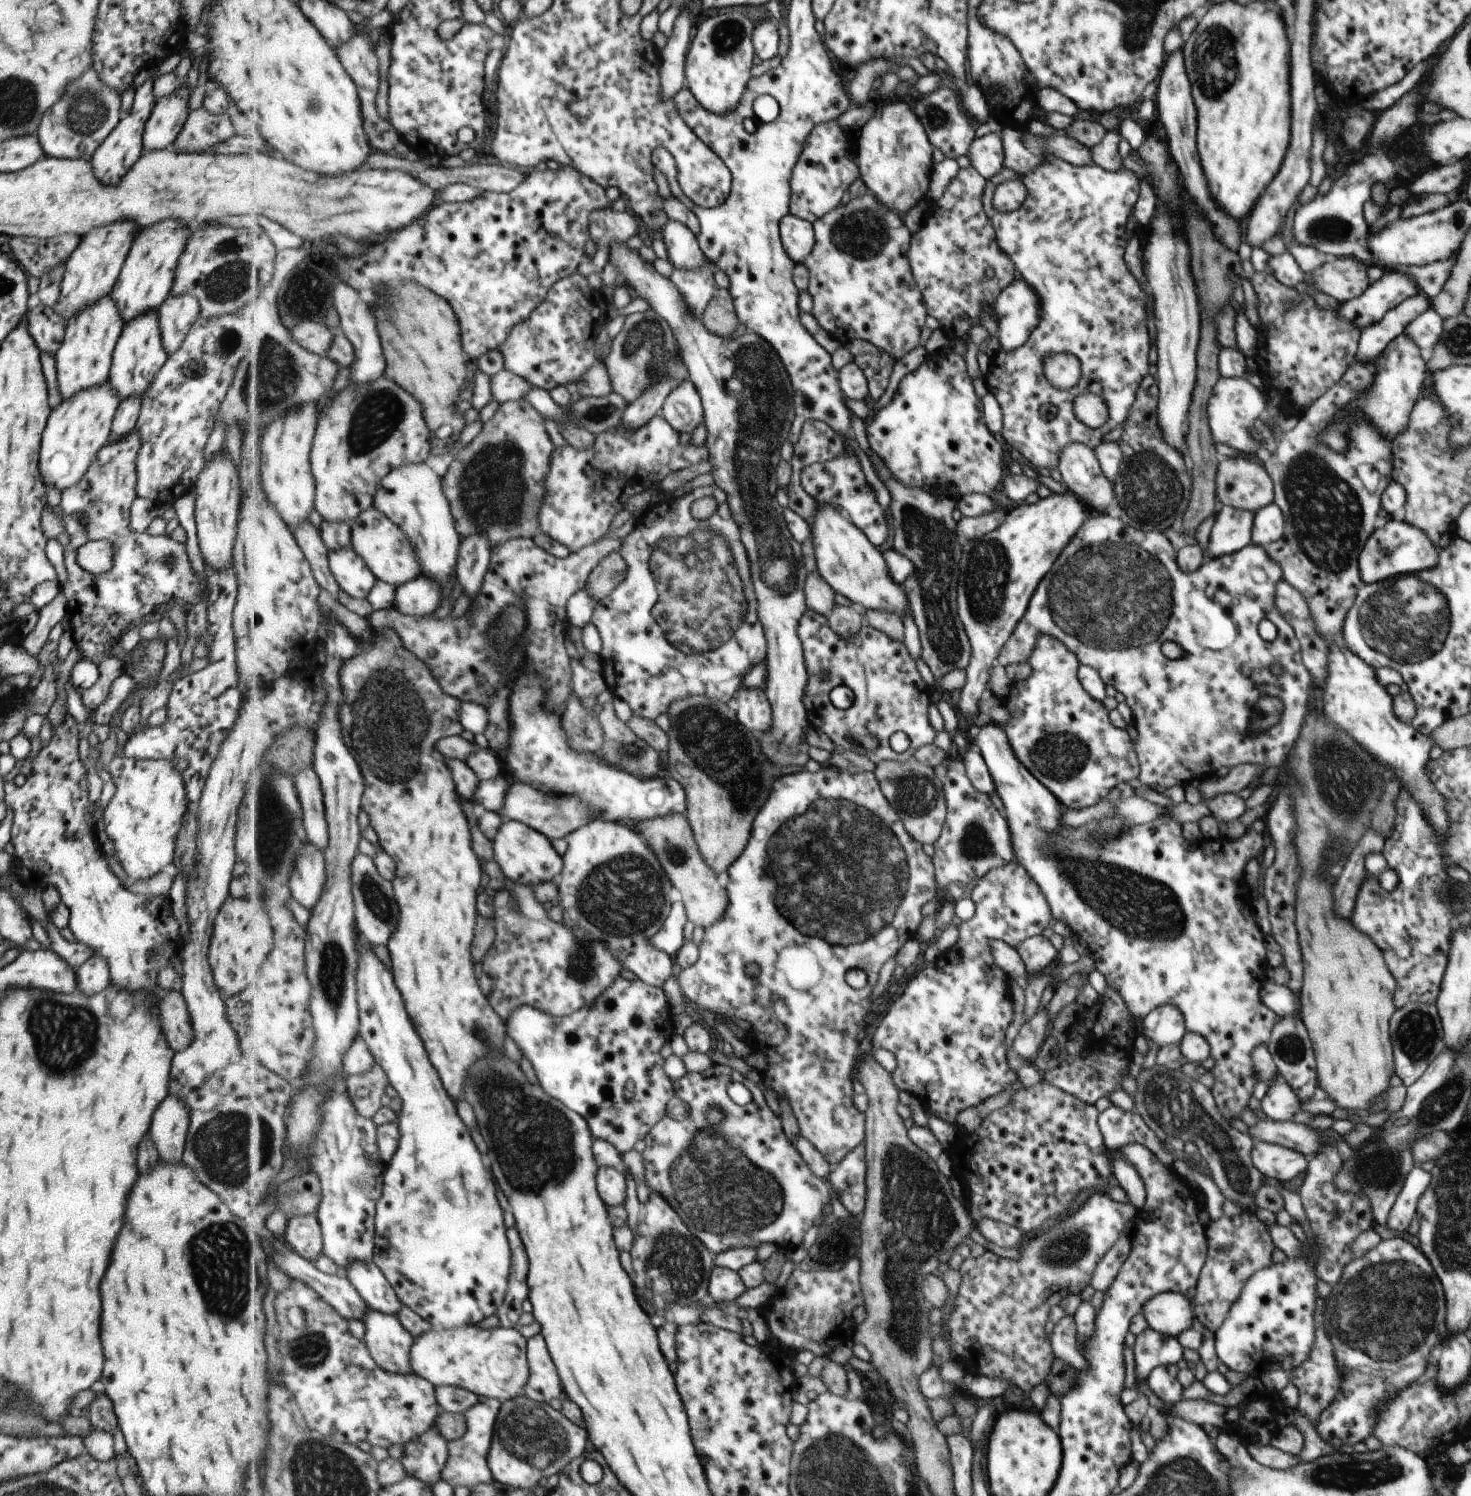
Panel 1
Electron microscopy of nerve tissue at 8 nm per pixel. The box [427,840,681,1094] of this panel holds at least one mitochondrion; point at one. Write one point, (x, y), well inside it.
(624, 893)

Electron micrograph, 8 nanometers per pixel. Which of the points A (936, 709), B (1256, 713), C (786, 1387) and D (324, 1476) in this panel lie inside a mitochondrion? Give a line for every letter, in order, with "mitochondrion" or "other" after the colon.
A: other
B: other
C: other
D: mitochondrion

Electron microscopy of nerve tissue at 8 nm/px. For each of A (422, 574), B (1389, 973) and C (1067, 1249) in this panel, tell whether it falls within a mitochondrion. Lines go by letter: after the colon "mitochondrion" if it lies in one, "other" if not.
A: other
B: other
C: mitochondrion

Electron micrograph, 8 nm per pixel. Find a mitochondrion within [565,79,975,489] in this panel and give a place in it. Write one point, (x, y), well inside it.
(864, 234)

